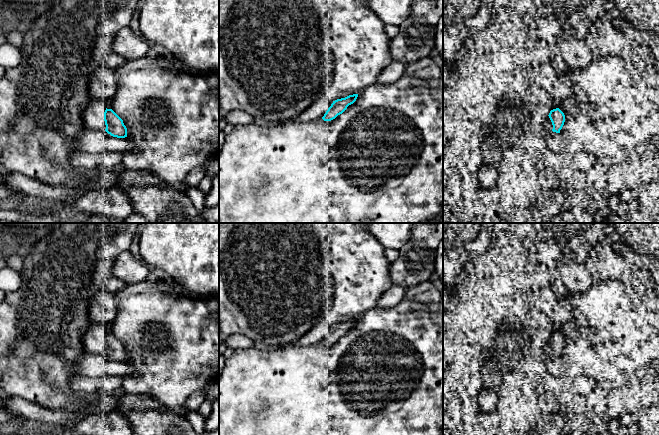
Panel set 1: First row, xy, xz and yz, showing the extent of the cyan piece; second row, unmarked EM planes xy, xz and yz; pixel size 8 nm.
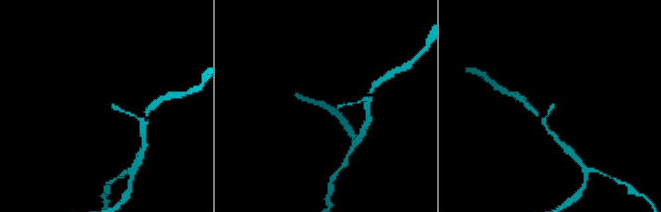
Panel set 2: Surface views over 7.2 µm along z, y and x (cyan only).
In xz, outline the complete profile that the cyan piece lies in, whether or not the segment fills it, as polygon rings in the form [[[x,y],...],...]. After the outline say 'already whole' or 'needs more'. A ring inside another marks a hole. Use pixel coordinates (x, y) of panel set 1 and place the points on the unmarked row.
[[[353,318],[335,325],[327,321],[322,321],[300,337],[293,345],[306,347],[321,342],[324,345],[331,345],[342,338],[349,329],[353,328],[357,321],[358,318]]]; needs more

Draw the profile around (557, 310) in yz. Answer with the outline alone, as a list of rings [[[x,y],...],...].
[[[550,287],[534,291],[530,301],[534,311],[540,311],[554,327],[572,317],[569,301],[559,297]]]

